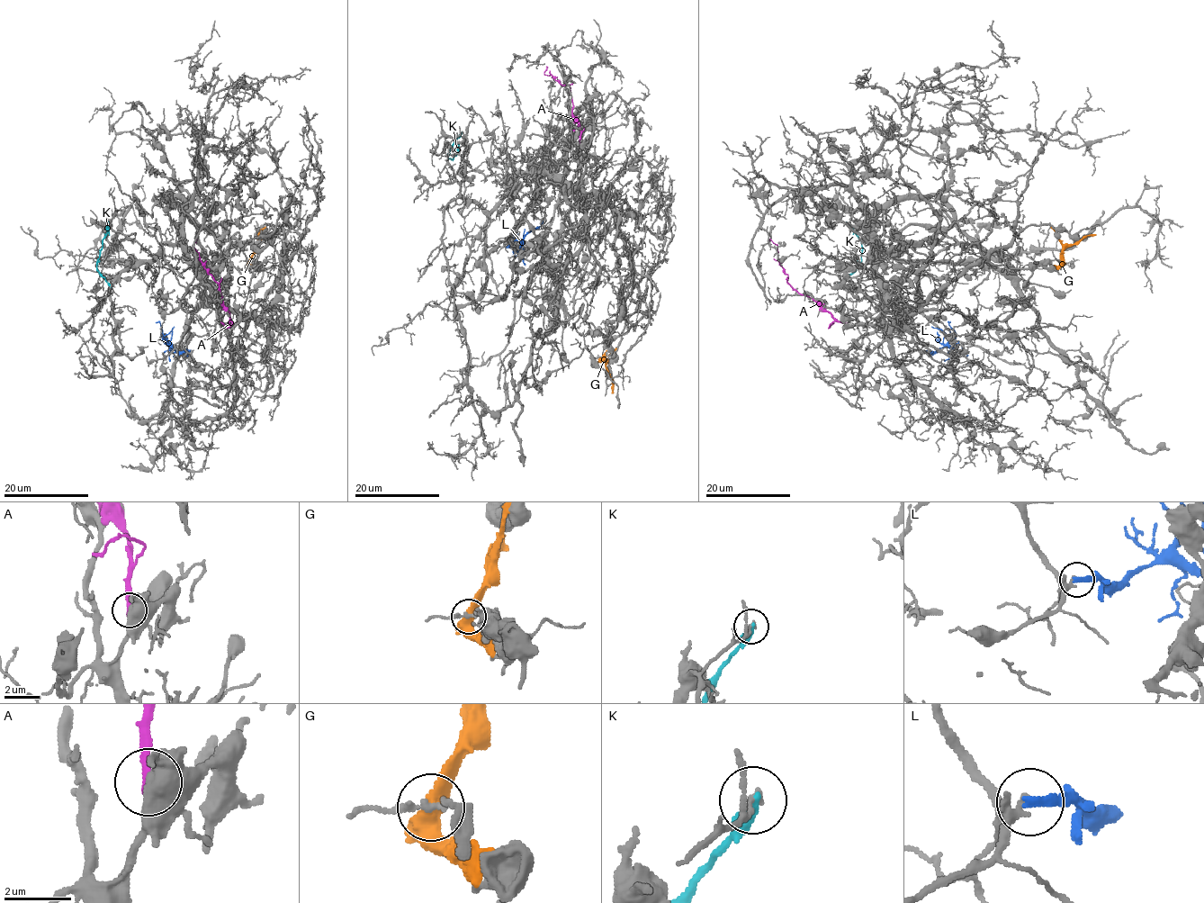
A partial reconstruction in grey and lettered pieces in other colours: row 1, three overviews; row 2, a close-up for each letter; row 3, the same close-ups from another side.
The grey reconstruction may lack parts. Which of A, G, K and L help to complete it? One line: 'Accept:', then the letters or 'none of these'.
Accept: none of these

